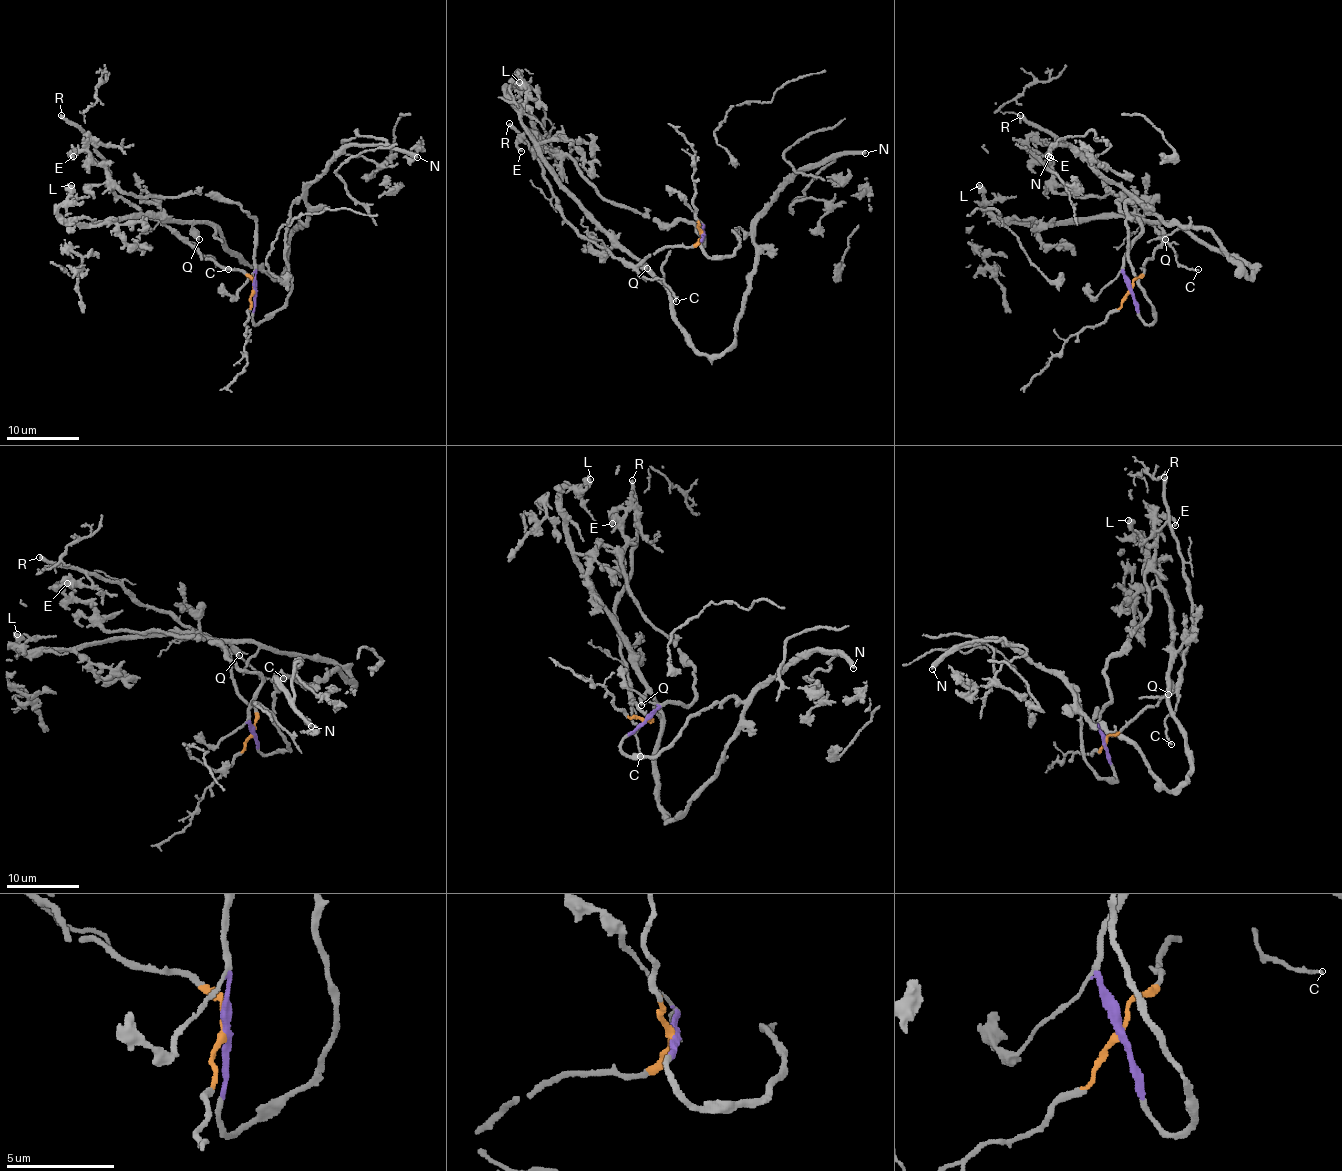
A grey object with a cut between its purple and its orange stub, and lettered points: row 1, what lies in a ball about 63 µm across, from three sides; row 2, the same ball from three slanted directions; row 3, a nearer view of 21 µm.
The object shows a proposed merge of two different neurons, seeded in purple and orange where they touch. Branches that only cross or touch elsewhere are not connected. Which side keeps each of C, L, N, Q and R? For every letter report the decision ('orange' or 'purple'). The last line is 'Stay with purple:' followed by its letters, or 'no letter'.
C: orange
L: purple
N: purple
Q: purple
R: orange
Stay with purple: L, N, Q

